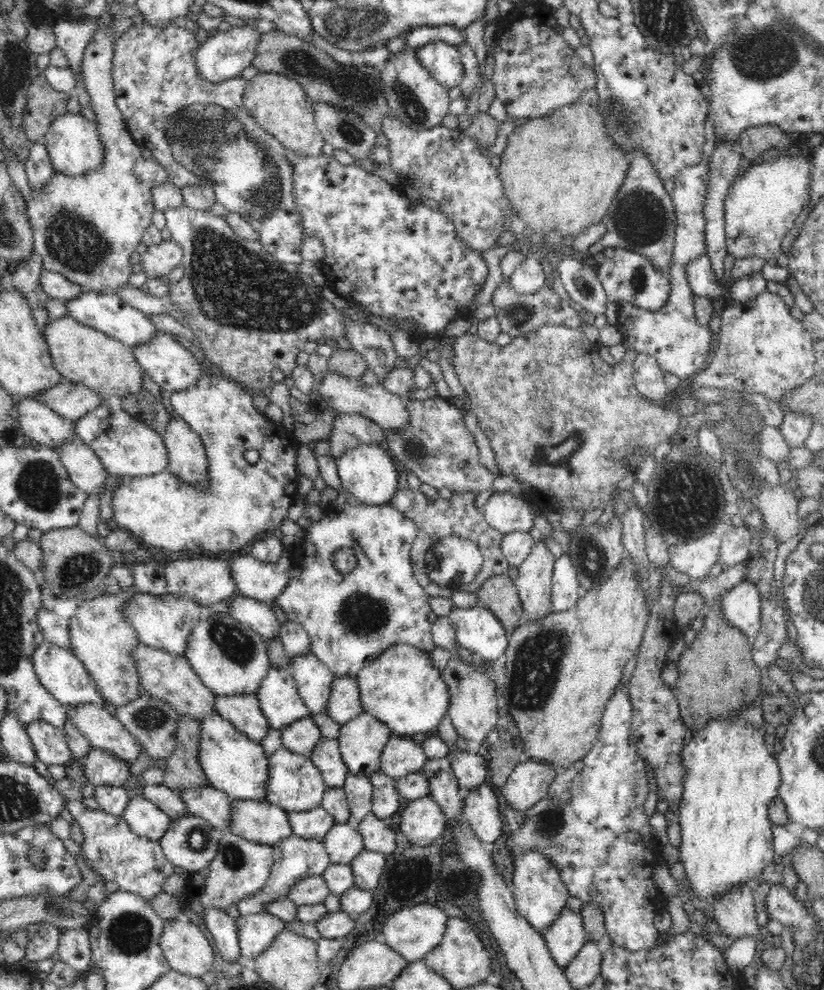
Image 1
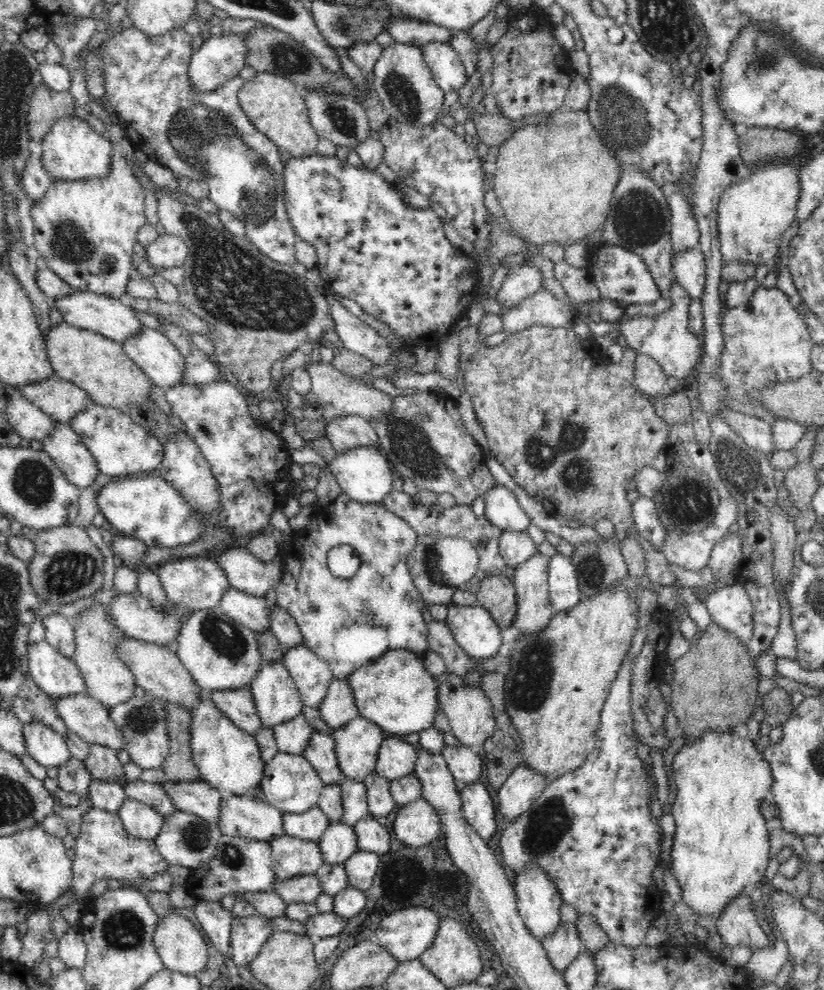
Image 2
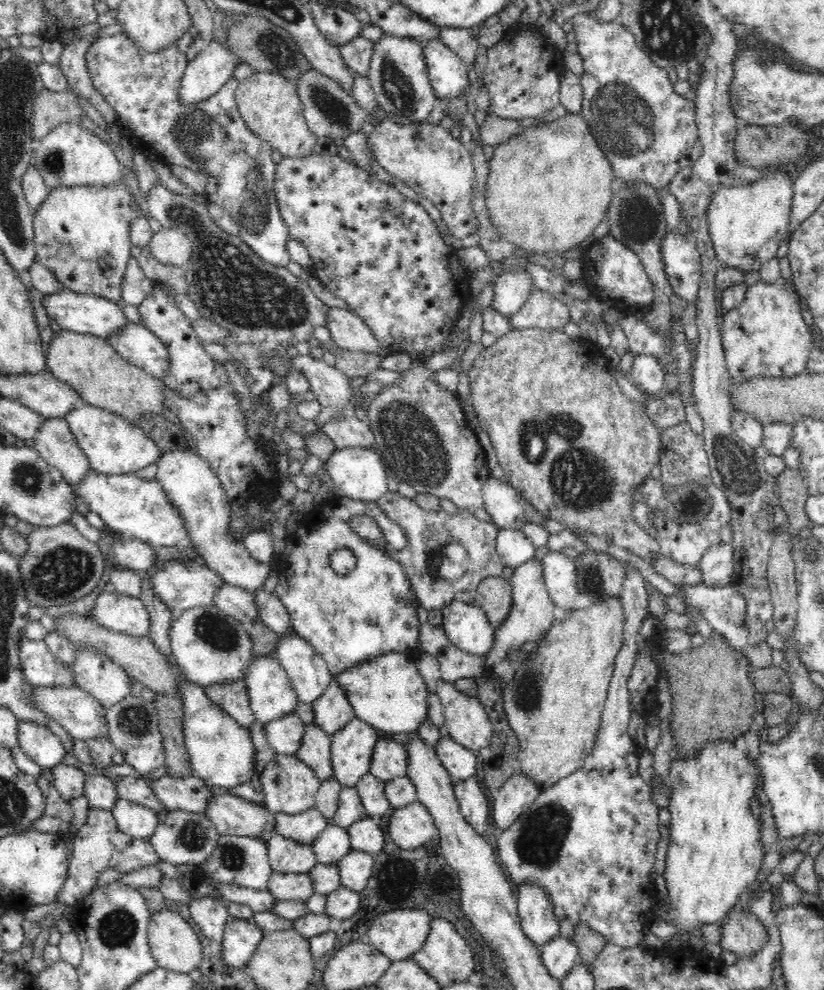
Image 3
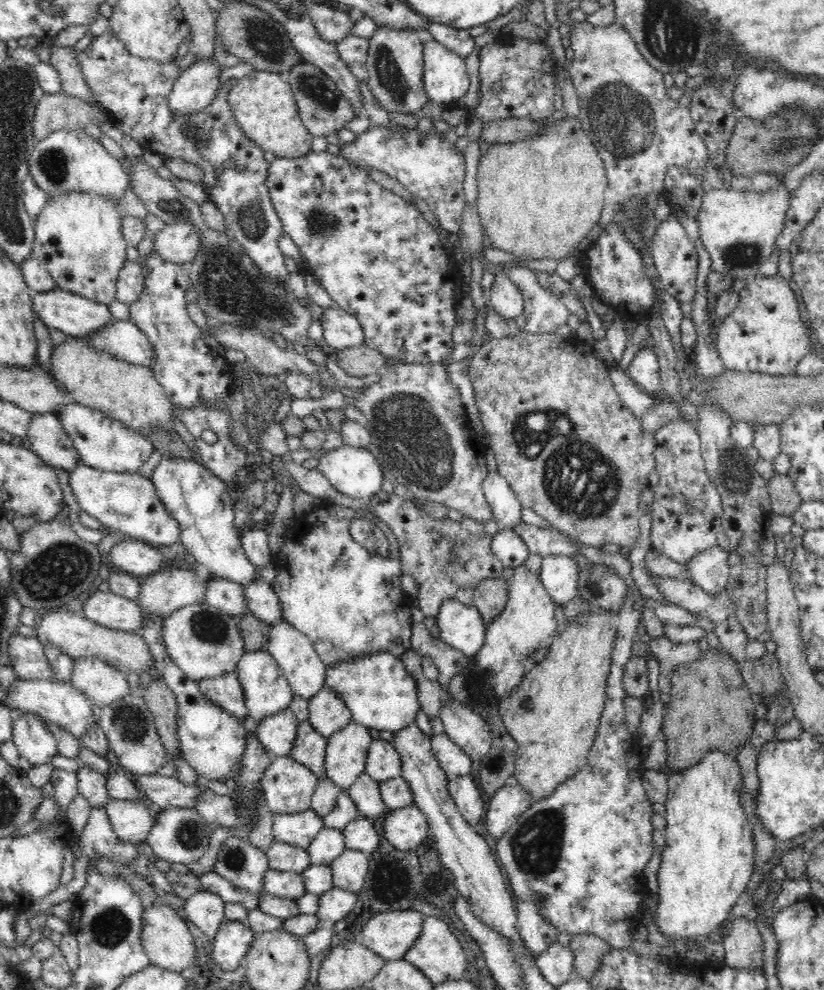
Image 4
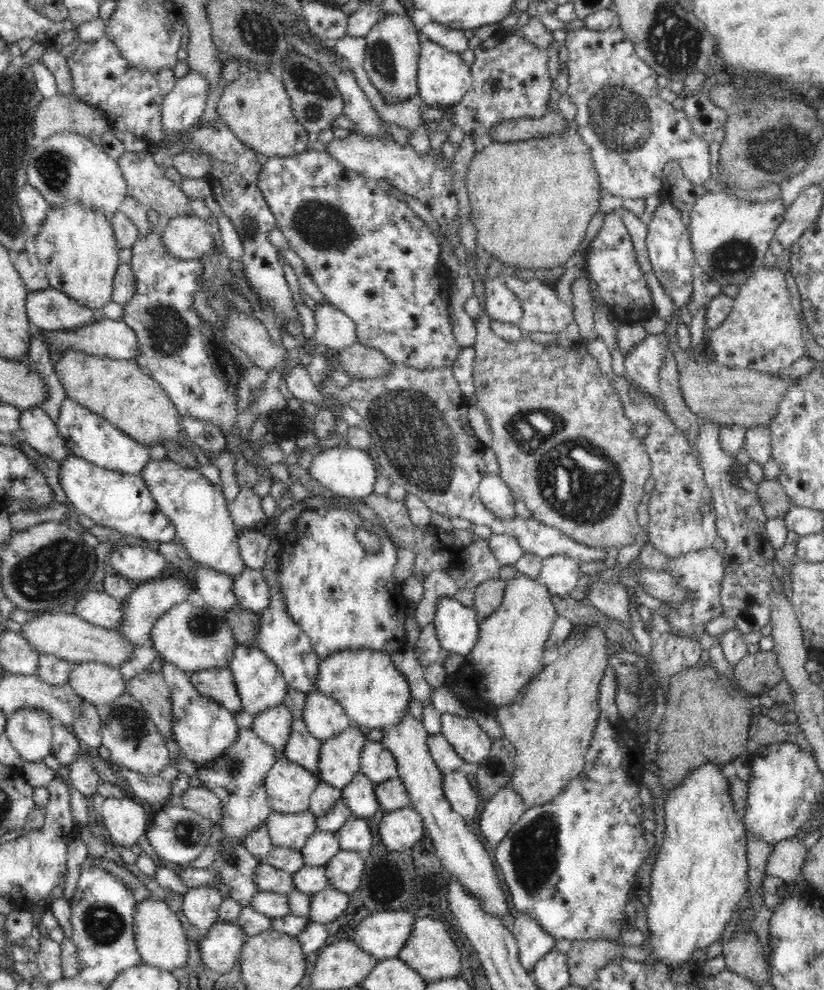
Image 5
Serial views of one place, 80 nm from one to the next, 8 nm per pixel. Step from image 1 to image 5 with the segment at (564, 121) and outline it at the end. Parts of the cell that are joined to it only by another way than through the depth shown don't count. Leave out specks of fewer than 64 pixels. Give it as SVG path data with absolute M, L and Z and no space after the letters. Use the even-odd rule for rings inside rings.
M568 120L567 130L562 134L548 135L541 138L532 138L518 142L496 142L486 146L481 152L475 152L474 158L470 161L465 178L466 190L470 200L470 218L478 234L478 247L484 252L492 255L498 262L504 262L508 266L517 266L522 269L533 269L537 274L543 274L544 268L550 270L556 266L564 266L571 256L578 250L586 236L586 228L590 219L600 206L600 190L602 189L600 177L596 173L596 165L590 157L590 147L586 146L584 140L578 135L578 125L575 120Z

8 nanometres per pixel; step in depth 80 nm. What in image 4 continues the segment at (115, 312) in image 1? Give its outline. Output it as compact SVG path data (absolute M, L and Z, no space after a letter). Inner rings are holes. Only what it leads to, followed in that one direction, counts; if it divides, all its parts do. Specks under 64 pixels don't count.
M58 287L41 293L33 293L32 297L33 313L48 328L60 330L65 335L80 337L91 335L97 330L103 329L109 322L115 321L112 313L108 309L108 304L88 300L78 294L59 289Z

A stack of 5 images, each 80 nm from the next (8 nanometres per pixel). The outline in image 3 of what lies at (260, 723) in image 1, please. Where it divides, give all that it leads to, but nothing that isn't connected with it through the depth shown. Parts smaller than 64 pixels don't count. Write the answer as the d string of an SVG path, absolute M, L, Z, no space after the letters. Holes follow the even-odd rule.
M236 679L232 682L211 684L204 687L210 700L228 713L229 716L241 726L249 729L256 717L250 708L247 686L244 679Z

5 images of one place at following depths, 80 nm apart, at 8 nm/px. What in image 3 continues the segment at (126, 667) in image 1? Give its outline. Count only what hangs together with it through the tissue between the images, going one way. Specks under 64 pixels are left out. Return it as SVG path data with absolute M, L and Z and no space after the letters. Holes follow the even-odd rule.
M96 649L78 651L72 667L75 686L90 693L107 709L130 694L131 677Z

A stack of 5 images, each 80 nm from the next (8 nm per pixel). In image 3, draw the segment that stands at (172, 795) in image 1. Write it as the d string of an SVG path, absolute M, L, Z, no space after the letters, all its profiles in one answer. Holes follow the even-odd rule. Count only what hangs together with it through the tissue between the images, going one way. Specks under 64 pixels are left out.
M132 775L119 776L113 778L113 783L120 799L124 798L130 802L146 806L158 814L166 810L144 778L137 779Z

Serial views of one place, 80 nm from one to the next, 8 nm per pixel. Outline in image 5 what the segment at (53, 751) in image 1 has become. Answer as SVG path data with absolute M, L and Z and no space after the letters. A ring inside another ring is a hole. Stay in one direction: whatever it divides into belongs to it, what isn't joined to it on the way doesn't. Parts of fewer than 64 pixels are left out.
M19 708L7 718L6 735L24 761L42 761L54 746L52 719L42 709Z

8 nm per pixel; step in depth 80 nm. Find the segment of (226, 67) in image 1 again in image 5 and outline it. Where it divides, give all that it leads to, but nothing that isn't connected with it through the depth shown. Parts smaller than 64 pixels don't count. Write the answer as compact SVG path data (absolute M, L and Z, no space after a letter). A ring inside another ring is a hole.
M188 72L177 79L174 88L164 97L162 104L162 129L166 135L180 135L196 125L203 116L209 94L209 82L199 72Z

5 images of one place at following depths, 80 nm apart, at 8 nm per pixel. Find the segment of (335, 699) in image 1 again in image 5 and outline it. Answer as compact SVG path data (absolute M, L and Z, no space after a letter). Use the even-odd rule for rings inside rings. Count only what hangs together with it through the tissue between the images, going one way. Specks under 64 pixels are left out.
M317 690L307 694L303 714L302 720L308 731L321 741L328 740L352 726L343 706L331 696Z

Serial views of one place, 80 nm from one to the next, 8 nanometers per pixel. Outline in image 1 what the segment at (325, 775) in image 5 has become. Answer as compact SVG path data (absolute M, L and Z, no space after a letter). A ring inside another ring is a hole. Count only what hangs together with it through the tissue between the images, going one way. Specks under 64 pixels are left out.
M366 712L342 725L336 739L349 772L356 776L369 776L380 771L383 748L392 735L384 723Z

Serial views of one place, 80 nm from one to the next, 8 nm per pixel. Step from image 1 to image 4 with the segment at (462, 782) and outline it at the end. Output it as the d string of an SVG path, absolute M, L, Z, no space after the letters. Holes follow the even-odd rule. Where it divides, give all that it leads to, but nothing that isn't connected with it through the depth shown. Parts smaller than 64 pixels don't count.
M446 733L432 735L431 747L447 776L475 774L477 761L464 754L464 751L454 744Z

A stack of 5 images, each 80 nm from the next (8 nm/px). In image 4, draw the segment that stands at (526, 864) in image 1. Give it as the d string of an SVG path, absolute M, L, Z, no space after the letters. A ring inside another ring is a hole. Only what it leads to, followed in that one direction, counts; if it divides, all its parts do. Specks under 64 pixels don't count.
M520 902L517 908L518 932L527 948L527 954L537 958L548 946L557 942L557 930L540 914L537 902Z

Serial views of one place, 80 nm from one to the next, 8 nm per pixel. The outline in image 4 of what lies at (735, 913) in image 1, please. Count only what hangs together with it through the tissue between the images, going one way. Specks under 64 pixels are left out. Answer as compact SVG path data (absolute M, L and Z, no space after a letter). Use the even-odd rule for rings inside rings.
M746 917L731 919L730 933L723 938L725 948L725 965L742 970L760 970L764 961L764 942L755 920Z

